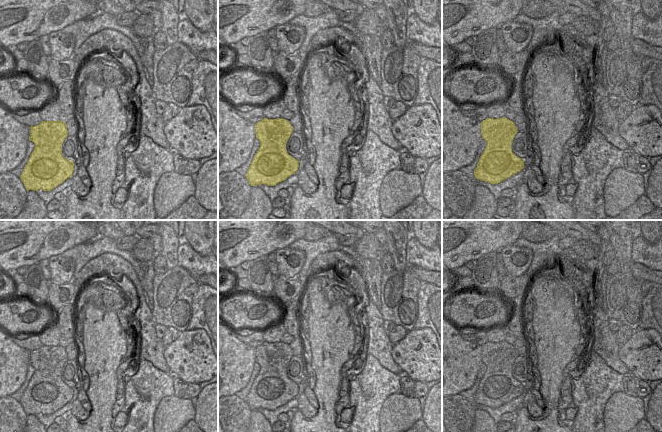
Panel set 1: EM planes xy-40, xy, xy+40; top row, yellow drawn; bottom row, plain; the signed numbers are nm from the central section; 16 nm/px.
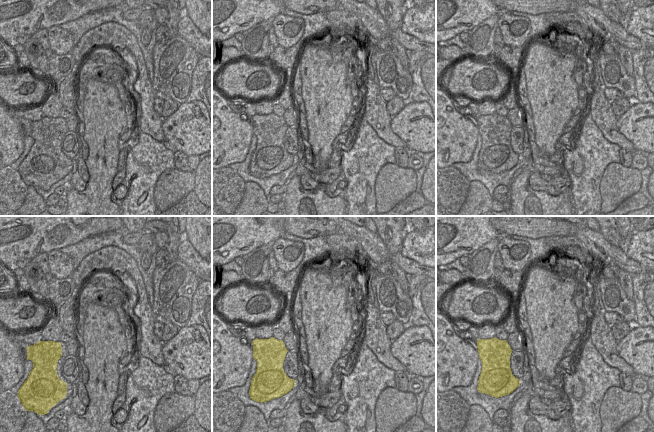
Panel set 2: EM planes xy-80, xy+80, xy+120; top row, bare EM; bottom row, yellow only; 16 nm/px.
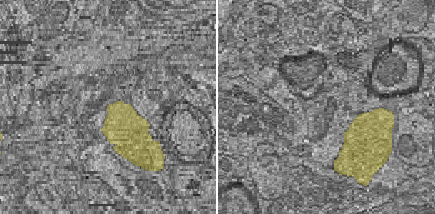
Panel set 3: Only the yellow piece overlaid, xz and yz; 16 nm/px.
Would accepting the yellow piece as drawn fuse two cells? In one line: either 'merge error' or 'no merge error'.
merge error

